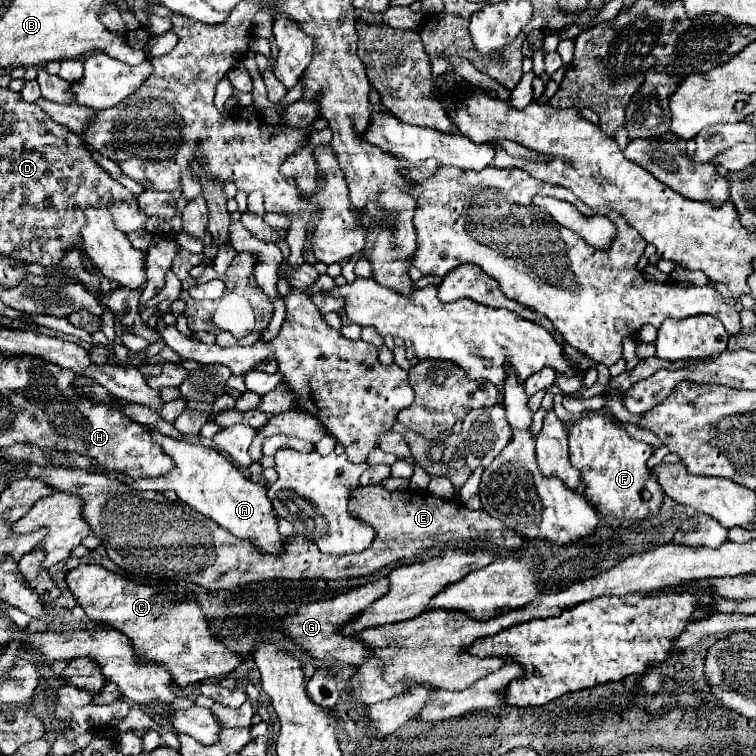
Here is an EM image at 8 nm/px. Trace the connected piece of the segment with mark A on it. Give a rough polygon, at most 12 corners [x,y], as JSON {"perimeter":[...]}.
{"perimeter":[[152,430],[176,462],[166,476],[116,472],[138,490],[174,490],[262,554],[284,552],[268,486],[214,448]]}

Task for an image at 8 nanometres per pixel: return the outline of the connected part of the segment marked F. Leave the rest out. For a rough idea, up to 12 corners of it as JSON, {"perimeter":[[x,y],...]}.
{"perimeter":[[584,412],[570,464],[588,502],[634,524],[664,492],[646,468],[654,448],[614,418]]}

